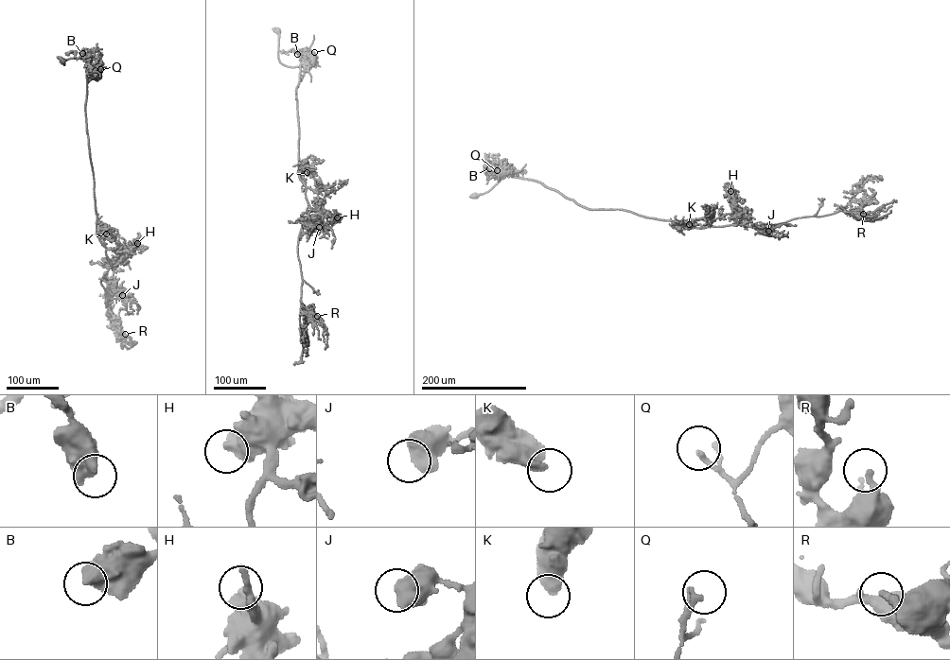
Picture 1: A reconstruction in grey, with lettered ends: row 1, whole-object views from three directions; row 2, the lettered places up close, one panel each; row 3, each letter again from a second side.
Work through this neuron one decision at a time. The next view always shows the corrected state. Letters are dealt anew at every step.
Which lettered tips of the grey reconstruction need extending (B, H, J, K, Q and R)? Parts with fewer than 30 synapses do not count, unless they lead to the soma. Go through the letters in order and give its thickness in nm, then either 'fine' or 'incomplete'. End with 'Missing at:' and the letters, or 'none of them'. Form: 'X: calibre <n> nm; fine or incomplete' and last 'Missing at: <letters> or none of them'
B: calibre 600 nm; fine
H: calibre 600 nm; fine
J: calibre 750 nm; fine
K: calibre 550 nm; fine
Q: calibre 120 nm; fine
R: calibre 240 nm; fine
Missing at: none of them

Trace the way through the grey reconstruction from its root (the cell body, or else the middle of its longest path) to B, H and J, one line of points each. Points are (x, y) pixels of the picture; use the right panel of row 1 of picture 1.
B: (474, 195), (486, 192), (497, 183), (501, 177), (502, 162), (509, 176), (494, 167), (489, 168)
H: (474, 195), (497, 183), (502, 162), (512, 176), (588, 208), (702, 228), (737, 224), (730, 191)
J: (474, 195), (497, 183), (502, 162), (512, 176), (538, 182), (588, 208), (701, 228), (748, 221), (768, 231)

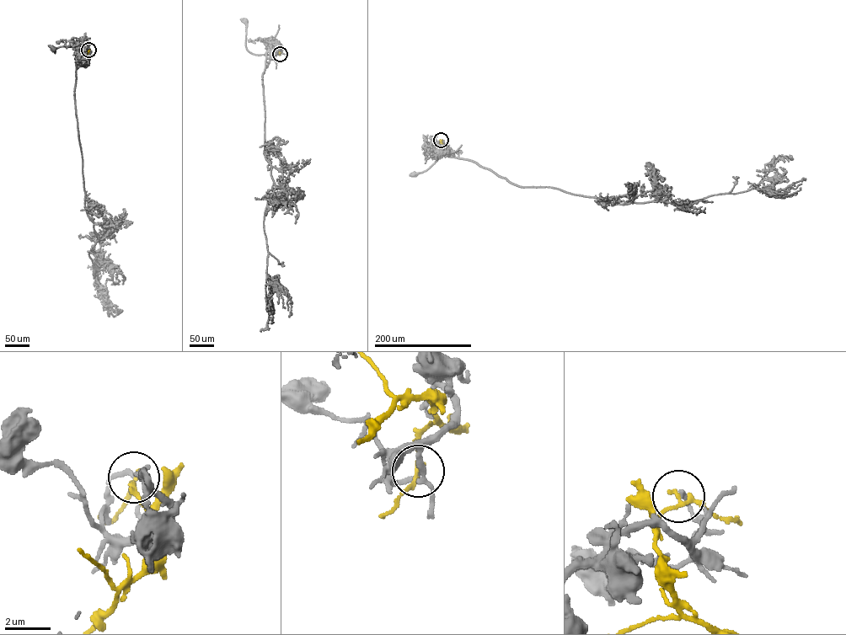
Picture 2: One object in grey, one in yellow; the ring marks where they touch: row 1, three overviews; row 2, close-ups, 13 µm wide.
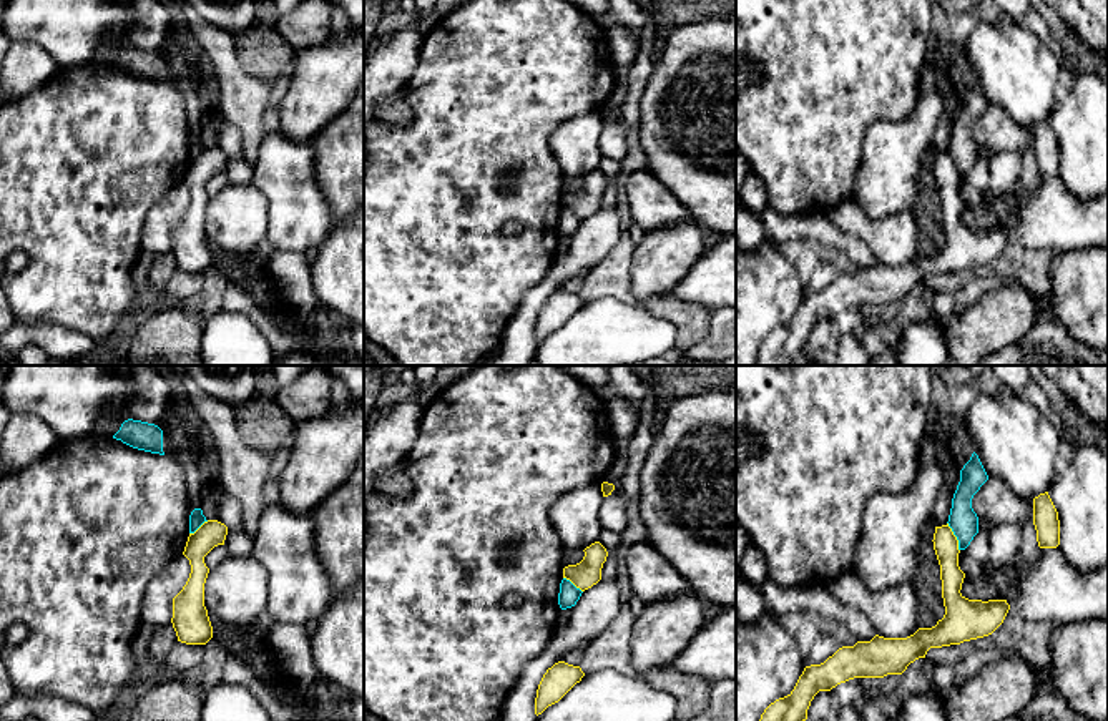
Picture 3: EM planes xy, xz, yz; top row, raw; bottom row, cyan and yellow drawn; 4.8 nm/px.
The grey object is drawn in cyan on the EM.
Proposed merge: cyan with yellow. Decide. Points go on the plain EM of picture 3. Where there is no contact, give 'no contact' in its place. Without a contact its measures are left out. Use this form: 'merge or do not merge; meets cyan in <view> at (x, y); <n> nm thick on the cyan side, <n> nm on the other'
do not merge; meets cyan in yz at (956, 163); 140 nm thick on the cyan side, 120 nm on the other

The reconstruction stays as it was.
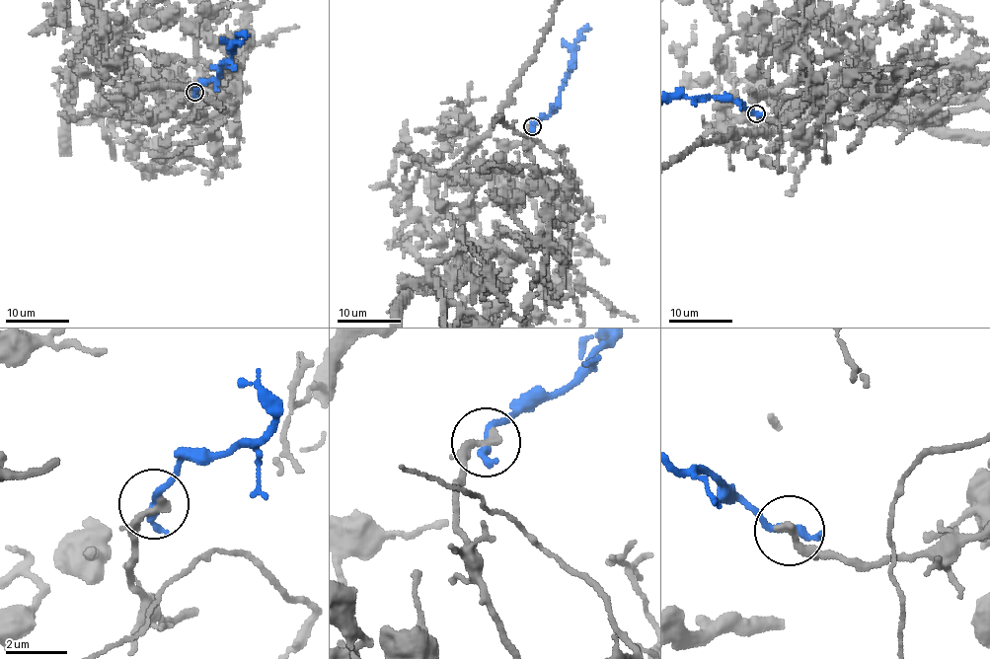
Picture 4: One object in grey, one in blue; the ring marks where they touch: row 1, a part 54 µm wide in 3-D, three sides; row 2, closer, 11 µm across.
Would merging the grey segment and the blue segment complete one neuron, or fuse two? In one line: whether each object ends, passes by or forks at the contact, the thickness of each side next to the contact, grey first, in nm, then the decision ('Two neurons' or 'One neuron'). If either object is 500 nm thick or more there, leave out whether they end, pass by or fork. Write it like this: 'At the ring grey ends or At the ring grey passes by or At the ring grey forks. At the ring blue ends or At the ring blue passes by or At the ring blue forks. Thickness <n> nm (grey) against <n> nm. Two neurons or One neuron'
At the ring grey ends. At the ring blue passes by. Thickness 280 nm (grey) against 240 nm. Two neurons

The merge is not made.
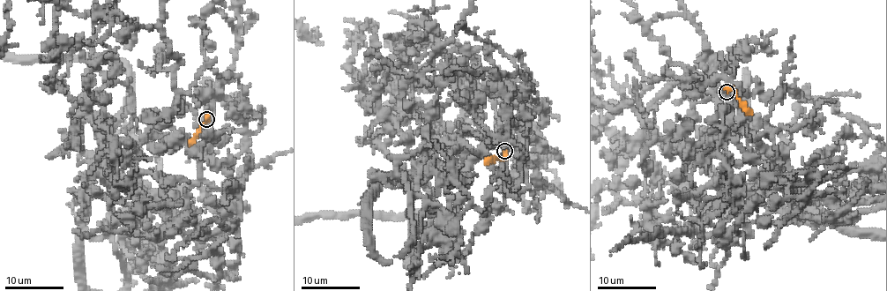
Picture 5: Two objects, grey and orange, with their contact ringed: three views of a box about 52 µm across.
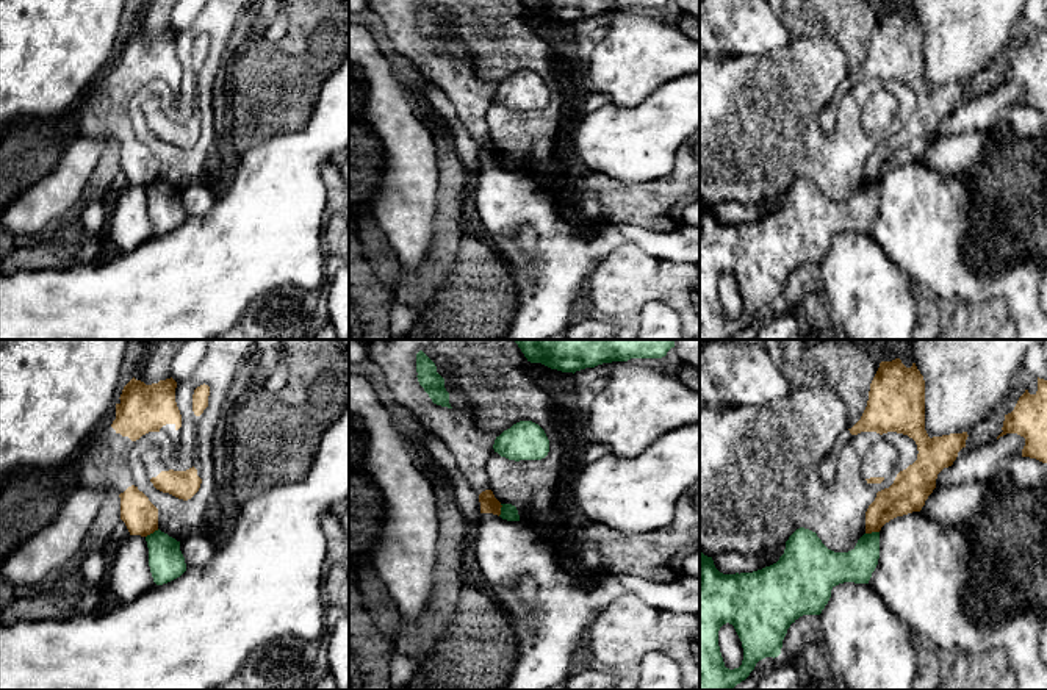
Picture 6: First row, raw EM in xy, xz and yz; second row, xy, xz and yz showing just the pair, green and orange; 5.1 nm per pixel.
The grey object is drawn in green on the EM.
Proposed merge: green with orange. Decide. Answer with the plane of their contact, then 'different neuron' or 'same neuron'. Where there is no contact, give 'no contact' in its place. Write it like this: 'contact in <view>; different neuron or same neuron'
contact in yz; different neuron

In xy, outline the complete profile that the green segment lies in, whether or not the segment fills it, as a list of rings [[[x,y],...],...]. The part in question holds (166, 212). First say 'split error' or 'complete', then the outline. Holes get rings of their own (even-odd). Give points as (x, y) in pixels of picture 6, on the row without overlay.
complete; [[[160,178],[146,186],[149,197],[149,216],[157,235],[167,233],[186,221],[180,191]]]

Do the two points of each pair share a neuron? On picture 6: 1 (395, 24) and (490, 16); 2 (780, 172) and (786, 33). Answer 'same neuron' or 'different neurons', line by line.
1: different neurons
2: different neurons

